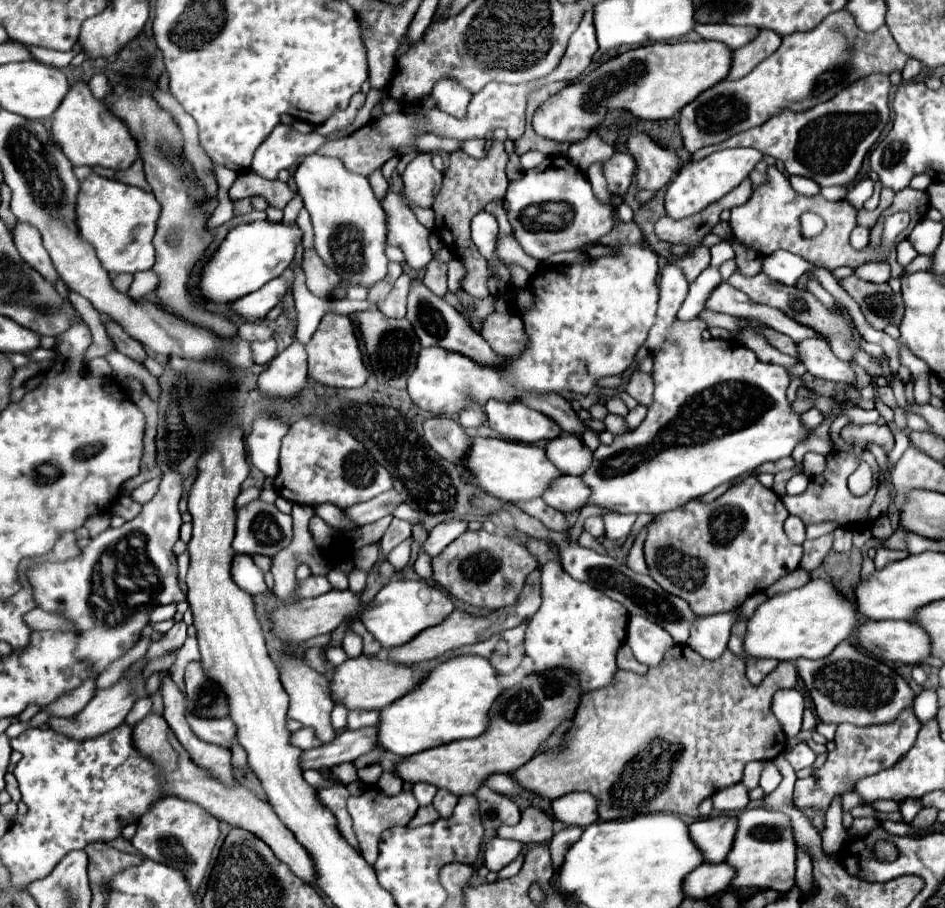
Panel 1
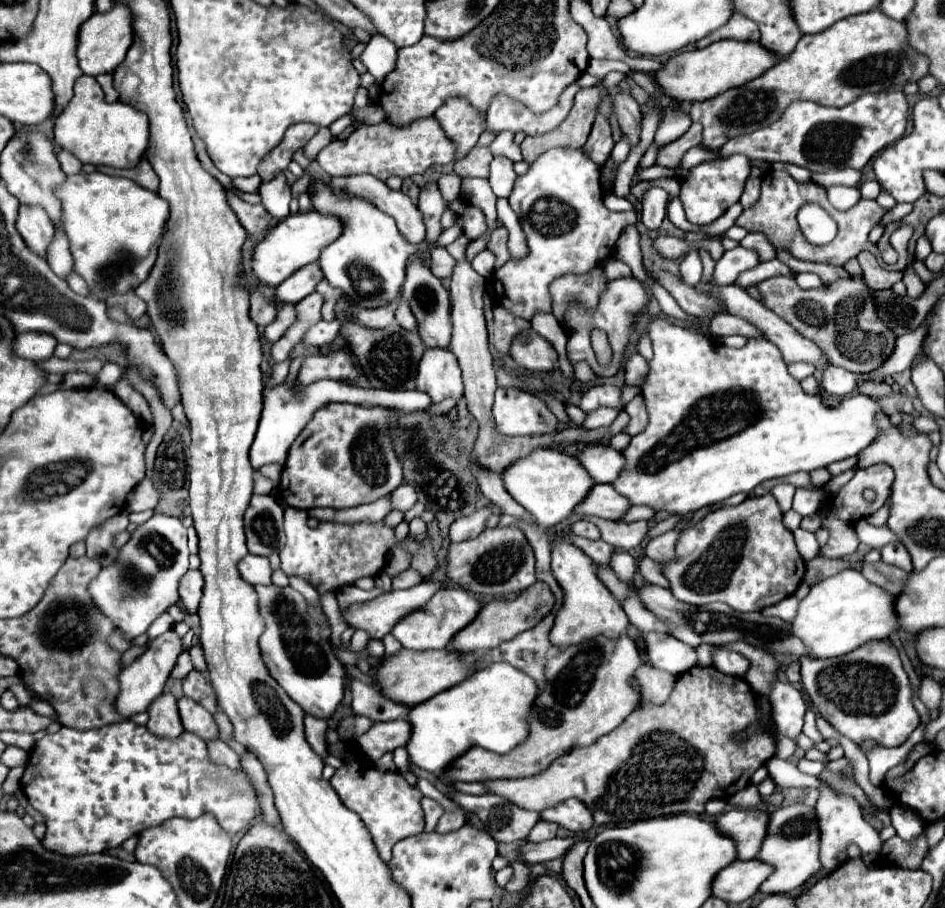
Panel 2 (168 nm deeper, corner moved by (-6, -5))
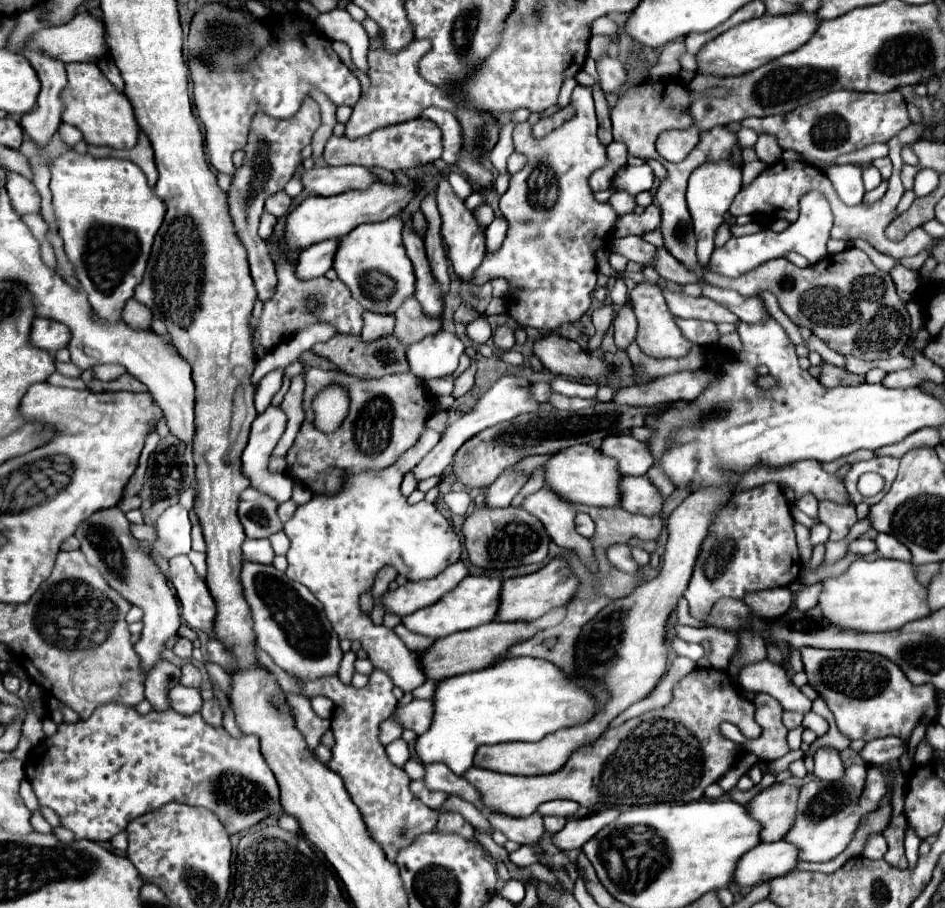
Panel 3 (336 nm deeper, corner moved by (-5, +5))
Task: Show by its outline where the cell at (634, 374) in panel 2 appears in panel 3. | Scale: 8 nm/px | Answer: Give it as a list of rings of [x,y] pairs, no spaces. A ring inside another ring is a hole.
[[[626,305],[614,319],[614,339],[620,351],[626,351],[628,345],[636,339],[636,327],[638,327],[636,315],[632,307]]]

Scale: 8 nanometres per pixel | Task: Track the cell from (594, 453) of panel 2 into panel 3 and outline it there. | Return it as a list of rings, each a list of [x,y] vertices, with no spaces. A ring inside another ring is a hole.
[[[626,433],[606,437],[600,445],[600,451],[606,457],[616,459],[620,475],[646,475],[646,471],[654,465],[648,445]]]

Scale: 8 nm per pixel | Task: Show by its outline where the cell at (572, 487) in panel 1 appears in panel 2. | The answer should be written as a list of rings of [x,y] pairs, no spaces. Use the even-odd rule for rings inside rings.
[[[595,485],[589,499],[577,507],[577,515],[595,515],[617,521],[631,509],[631,503],[619,495],[611,485]]]

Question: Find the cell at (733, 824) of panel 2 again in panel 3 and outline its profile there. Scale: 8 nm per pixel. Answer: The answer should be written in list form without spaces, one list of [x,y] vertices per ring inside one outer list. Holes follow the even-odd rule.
[[[774,783],[746,803],[748,815],[762,823],[760,839],[764,843],[784,839],[796,817],[796,801],[798,787]]]

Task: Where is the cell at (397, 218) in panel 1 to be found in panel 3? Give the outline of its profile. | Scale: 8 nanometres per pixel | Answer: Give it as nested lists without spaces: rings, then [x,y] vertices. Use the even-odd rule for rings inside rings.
[[[342,165],[342,167],[320,167],[302,171],[302,185],[316,195],[330,197],[352,189],[366,189],[374,181],[380,181],[368,167]]]

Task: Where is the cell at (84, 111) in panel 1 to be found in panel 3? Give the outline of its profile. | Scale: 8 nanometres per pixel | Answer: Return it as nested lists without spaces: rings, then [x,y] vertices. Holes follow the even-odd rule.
[[[68,63],[68,85],[62,93],[66,111],[62,121],[80,129],[88,145],[104,145],[114,149],[132,149],[138,137],[138,123],[128,97],[118,91],[94,63]]]

